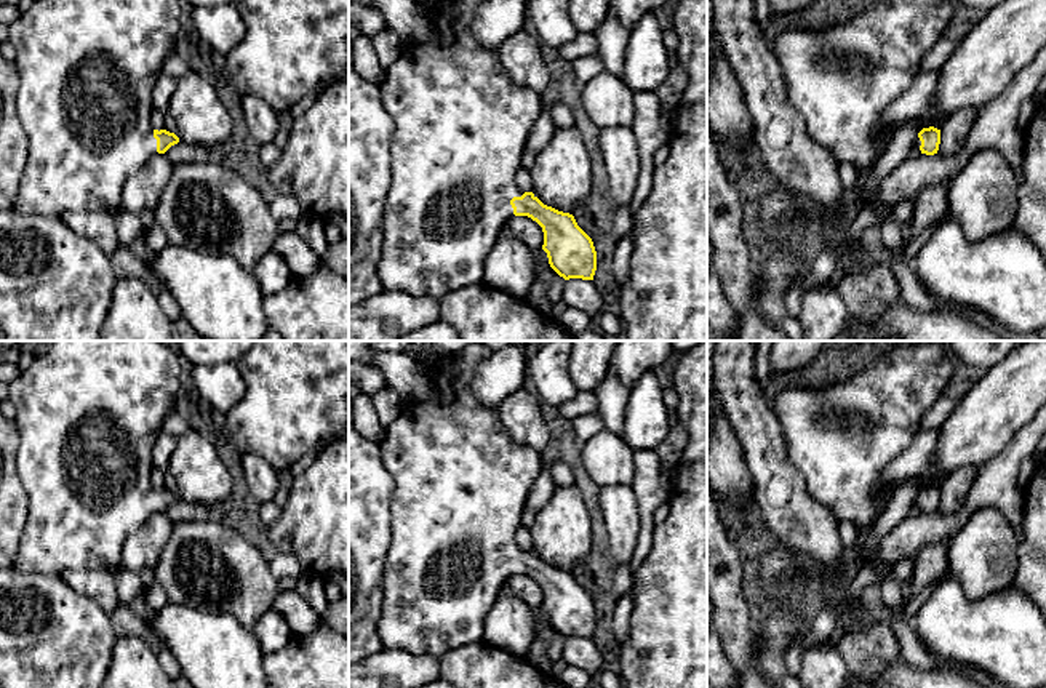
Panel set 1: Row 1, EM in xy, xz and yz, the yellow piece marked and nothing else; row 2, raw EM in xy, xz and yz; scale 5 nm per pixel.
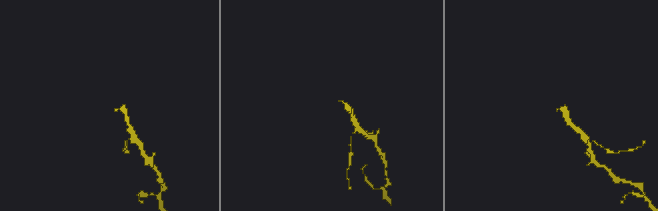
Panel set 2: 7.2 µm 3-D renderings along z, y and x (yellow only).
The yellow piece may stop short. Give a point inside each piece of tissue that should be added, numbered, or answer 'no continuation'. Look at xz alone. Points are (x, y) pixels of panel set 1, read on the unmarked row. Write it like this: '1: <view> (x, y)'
1: xz (461, 484)

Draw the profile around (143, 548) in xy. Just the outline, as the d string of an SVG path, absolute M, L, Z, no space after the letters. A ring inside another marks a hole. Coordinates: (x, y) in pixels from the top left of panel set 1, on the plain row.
M165 512L152 514L122 547L122 566L139 573L154 568L173 534L173 523Z

